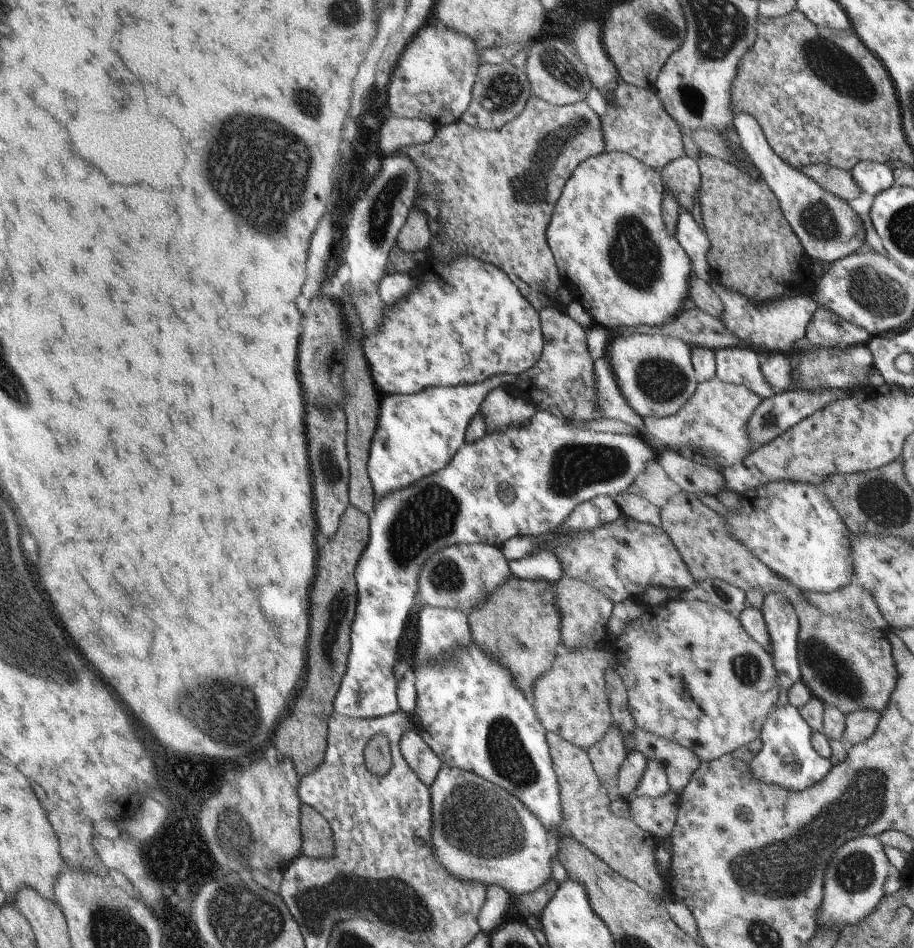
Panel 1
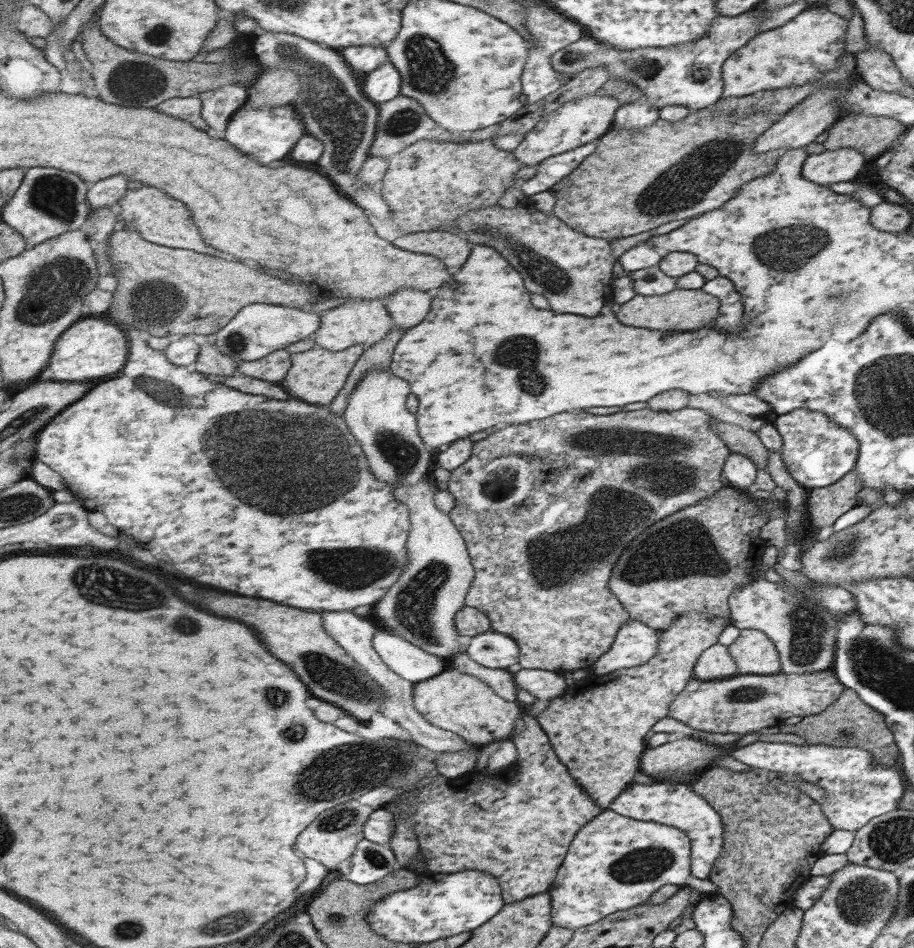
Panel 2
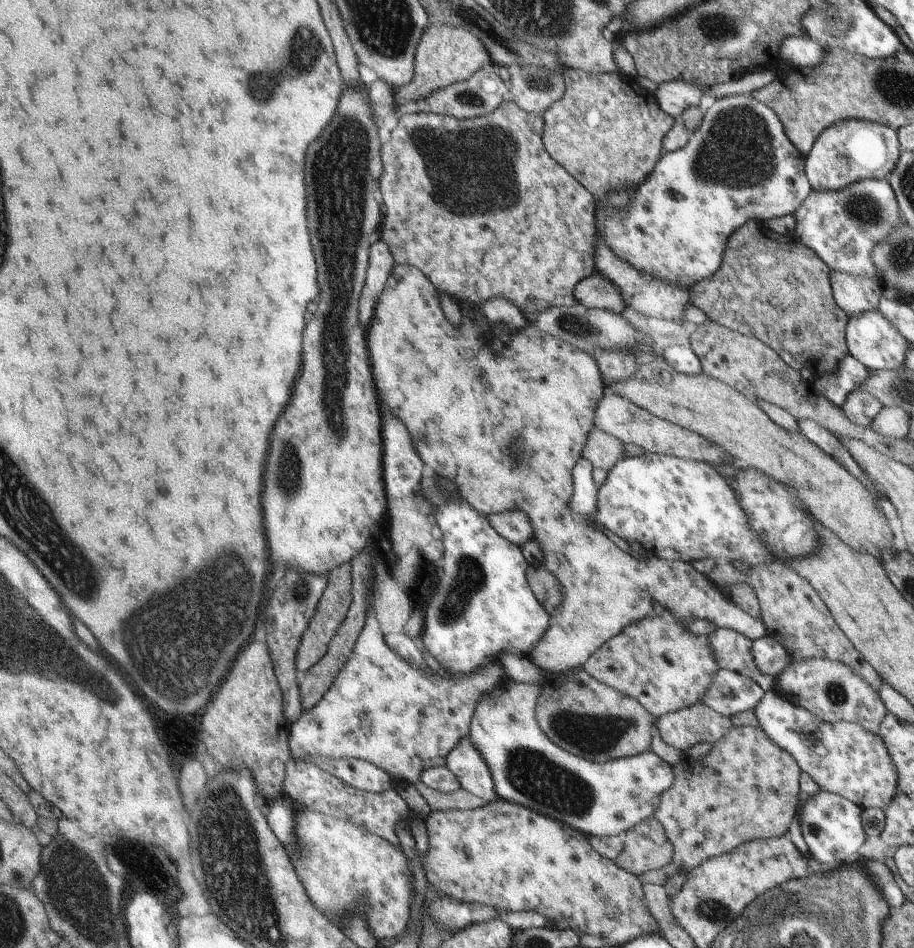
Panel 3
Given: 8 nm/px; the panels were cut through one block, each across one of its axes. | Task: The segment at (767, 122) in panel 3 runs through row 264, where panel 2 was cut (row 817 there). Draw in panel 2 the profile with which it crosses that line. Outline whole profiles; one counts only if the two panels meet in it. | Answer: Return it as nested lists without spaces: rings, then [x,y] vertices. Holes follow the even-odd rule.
[[[668,781],[656,782],[654,785],[634,783],[616,798],[610,806],[614,812],[635,818],[642,822],[658,822],[686,831],[693,845],[692,875],[707,880],[716,868],[725,844],[725,822],[720,813],[705,798],[702,798],[692,786]]]

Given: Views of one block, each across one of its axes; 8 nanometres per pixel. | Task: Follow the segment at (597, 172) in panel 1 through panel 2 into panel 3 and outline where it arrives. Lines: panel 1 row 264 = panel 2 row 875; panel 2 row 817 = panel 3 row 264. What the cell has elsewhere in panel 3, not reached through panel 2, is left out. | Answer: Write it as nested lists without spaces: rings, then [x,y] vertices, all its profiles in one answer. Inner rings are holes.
[[[594,218],[594,228],[596,228],[596,250],[594,250],[595,272],[602,274],[604,278],[608,278],[620,290],[620,294],[622,294],[622,298],[626,302],[626,308],[632,309],[644,317],[664,316],[664,318],[678,318],[678,322],[682,320],[686,322],[686,316],[682,314],[682,308],[684,308],[684,304],[686,304],[686,307],[692,305],[692,300],[688,302],[690,286],[688,288],[680,288],[676,284],[660,282],[654,276],[648,276],[648,274],[638,272],[628,262],[624,262],[616,254],[612,254],[612,250],[606,246],[606,242],[602,240],[602,236],[598,232],[598,218]]]

